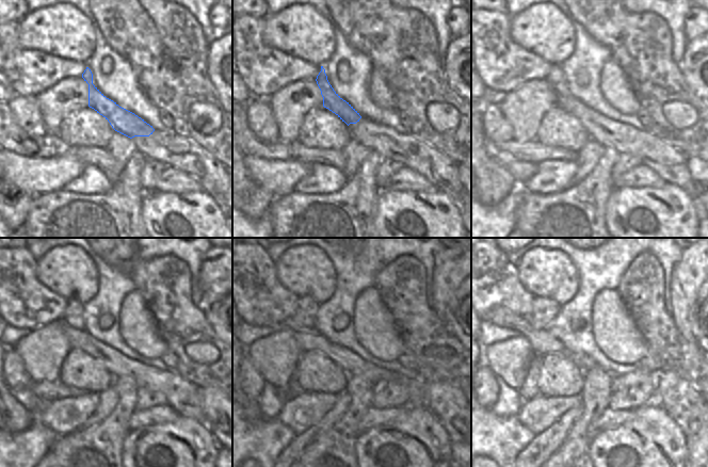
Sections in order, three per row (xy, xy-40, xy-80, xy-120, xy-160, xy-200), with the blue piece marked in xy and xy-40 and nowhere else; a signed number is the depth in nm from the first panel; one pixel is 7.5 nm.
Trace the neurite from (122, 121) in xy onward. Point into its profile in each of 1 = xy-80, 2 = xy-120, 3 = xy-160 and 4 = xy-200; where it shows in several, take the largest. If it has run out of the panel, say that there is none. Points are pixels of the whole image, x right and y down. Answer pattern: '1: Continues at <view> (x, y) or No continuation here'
1: Continues at xy-80 (554, 78)
2: Continues at xy-120 (73, 315)
3: Continues at xy-160 (306, 309)
4: Continues at xy-200 (544, 311)

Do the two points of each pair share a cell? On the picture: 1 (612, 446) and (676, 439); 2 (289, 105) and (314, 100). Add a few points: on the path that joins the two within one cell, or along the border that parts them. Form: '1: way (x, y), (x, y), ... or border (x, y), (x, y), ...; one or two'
1: way (628, 443), (639, 443), (642, 439), (660, 439); one
2: way (295, 102), (307, 100); one

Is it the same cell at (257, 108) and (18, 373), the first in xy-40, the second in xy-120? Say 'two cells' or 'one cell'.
one cell

